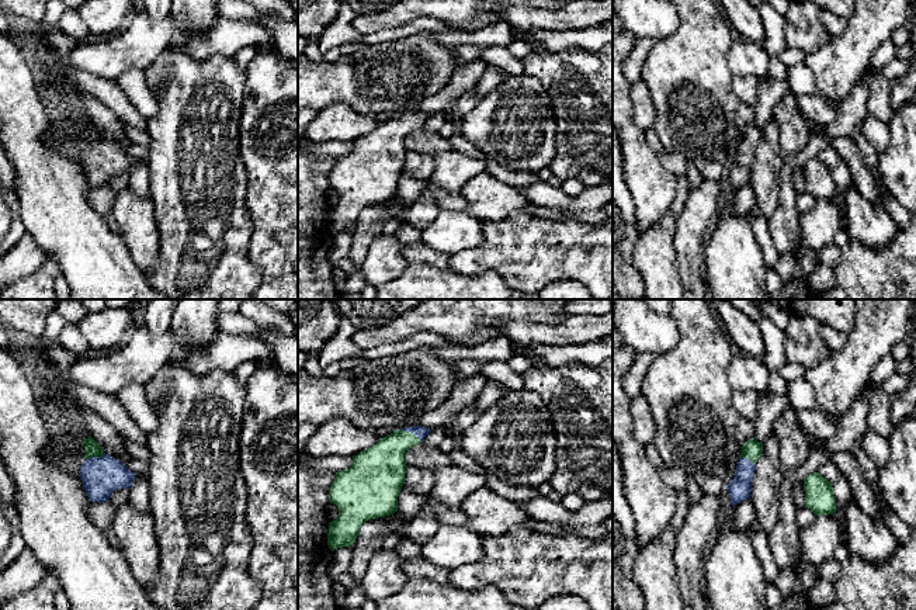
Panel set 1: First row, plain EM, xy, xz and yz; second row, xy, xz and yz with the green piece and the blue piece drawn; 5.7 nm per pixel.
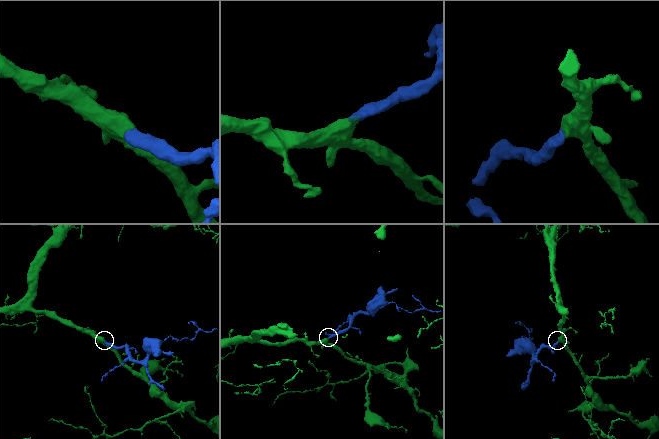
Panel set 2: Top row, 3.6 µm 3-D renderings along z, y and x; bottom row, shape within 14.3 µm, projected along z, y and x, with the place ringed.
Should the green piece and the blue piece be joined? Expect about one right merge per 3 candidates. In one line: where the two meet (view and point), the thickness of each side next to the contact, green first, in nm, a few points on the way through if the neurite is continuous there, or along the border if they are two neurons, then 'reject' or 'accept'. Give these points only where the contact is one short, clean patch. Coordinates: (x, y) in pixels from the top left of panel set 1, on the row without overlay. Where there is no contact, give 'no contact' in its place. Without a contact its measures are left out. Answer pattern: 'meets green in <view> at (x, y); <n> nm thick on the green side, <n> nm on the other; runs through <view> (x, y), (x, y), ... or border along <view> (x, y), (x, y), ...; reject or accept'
meets green in xz at (412, 118); 260 nm thick on the green side, 70 nm on the other; runs through xz (382, 151), (412, 118), (420, 117); accept

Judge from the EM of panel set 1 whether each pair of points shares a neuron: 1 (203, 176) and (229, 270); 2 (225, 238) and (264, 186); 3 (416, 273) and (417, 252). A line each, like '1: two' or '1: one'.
1: one
2: two
3: two

